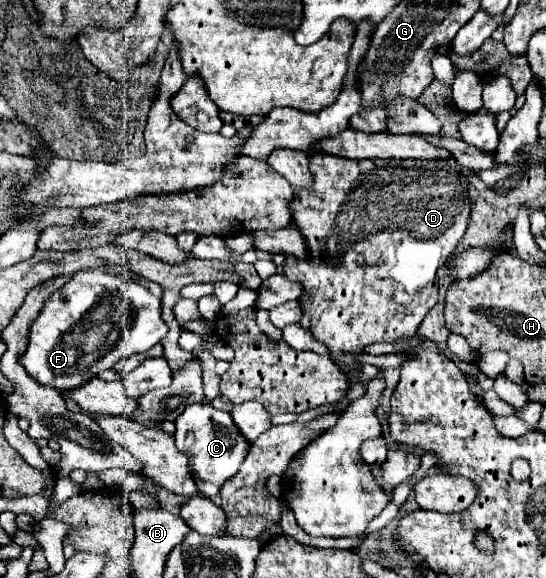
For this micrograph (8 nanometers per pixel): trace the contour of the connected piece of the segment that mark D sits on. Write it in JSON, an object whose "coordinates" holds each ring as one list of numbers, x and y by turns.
{"coordinates":[[312,151,308,153,310,159,310,173,314,175,314,185,310,189,298,189,294,193,294,203,290,203,292,211,292,225,302,233,306,239,308,247,308,259,298,261,294,257,286,259,284,265,284,275,292,281,298,281,302,285,302,295,300,295,300,307,306,315,310,315,310,331,318,341,322,341,328,351,332,353,332,359,340,365,344,365,346,373,352,379,352,373,358,373,360,363,352,357,362,353,362,349,370,343,396,343,404,337,414,337,422,319,426,313,436,305,438,301,438,269,446,267,456,245,466,233,468,227,468,217,470,217,470,187,466,175,456,171,456,161,416,161,416,159,374,159,374,161,352,161,344,157,336,157,330,153,322,151]]}

